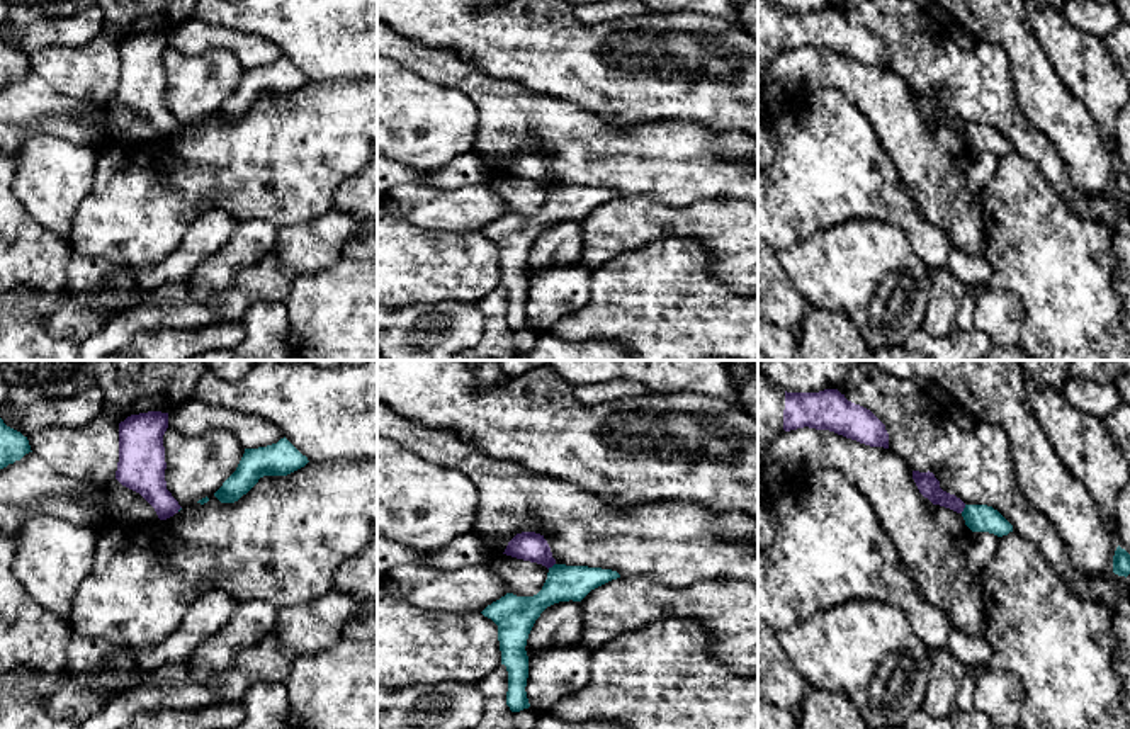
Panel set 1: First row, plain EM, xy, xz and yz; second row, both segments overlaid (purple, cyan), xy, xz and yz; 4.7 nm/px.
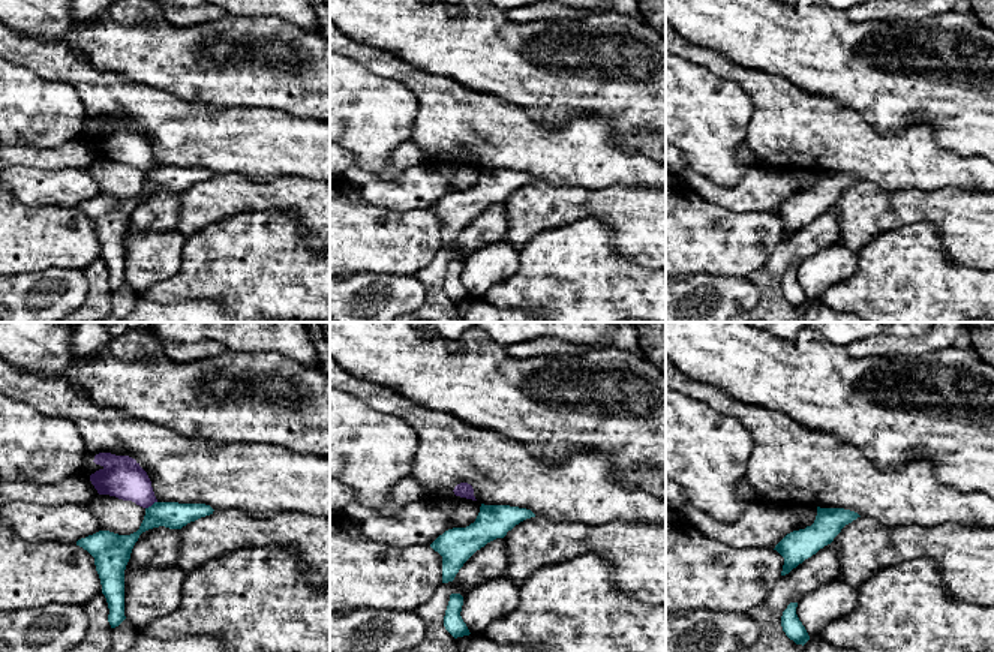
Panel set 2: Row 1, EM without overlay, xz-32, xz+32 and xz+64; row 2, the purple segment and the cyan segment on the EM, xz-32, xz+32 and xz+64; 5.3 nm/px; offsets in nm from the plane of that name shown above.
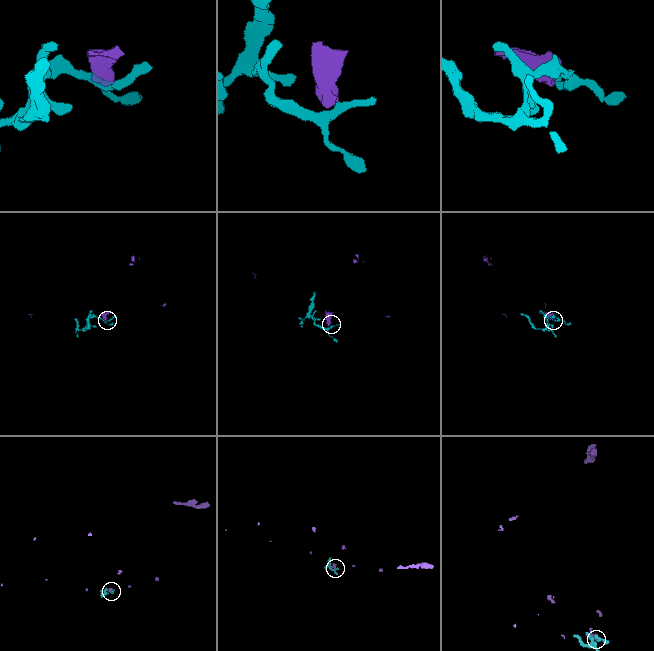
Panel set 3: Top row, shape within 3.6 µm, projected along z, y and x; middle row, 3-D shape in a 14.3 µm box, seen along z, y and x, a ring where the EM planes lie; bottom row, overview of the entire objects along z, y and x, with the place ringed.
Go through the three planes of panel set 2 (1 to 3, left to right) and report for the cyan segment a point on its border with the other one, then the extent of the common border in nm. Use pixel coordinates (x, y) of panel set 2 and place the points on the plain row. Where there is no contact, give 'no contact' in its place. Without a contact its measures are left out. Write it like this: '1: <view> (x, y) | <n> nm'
1: xz-32 (150, 170) | 80 nm
2: no contact
3: no contact

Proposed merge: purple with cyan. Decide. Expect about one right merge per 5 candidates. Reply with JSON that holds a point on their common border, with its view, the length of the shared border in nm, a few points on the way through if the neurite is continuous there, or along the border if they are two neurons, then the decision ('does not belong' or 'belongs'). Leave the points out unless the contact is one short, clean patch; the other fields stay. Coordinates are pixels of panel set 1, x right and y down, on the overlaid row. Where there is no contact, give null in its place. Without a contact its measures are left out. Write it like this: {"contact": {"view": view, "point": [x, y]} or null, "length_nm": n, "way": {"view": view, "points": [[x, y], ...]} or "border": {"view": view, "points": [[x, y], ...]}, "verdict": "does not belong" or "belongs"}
{"contact": {"view": "yz", "point": [964, 507]}, "length_nm": 50, "border": {"view": "yz", "points": [[966, 505], [960, 512]]}, "verdict": "does not belong"}

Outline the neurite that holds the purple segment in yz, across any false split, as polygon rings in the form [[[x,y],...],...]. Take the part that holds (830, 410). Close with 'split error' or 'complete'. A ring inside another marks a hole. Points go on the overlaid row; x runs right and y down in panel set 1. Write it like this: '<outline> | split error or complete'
[[[758,369],[758,455],[778,433],[804,427],[829,430],[870,447],[889,449],[889,433],[885,425],[870,410],[848,401],[838,389],[787,393],[782,387],[771,386]]] | split error

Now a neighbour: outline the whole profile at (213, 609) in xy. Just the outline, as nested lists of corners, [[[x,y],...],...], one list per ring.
[[[224,590],[204,593],[180,627],[153,649],[122,647],[73,634],[66,647],[70,671],[82,685],[107,692],[112,700],[141,687],[155,670],[189,659],[206,637],[229,620],[236,605]]]

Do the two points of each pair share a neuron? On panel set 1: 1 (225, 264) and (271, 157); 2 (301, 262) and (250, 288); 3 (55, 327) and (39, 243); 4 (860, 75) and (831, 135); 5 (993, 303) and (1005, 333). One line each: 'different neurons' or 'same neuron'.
1: different neurons
2: same neuron
3: different neurons
4: different neurons
5: same neuron

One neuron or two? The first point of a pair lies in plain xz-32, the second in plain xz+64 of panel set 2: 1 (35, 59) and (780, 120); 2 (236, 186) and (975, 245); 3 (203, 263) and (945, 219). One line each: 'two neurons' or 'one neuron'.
1: one neuron
2: one neuron
3: two neurons

